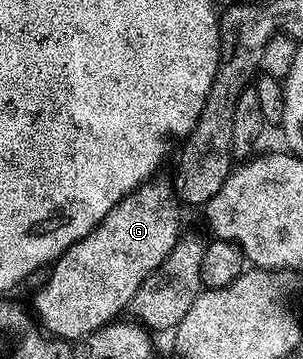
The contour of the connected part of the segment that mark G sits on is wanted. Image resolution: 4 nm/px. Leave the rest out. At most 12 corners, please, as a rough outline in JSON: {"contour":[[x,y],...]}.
{"contour":[[173,183],[127,194],[35,291],[79,340],[132,305],[182,237]]}

